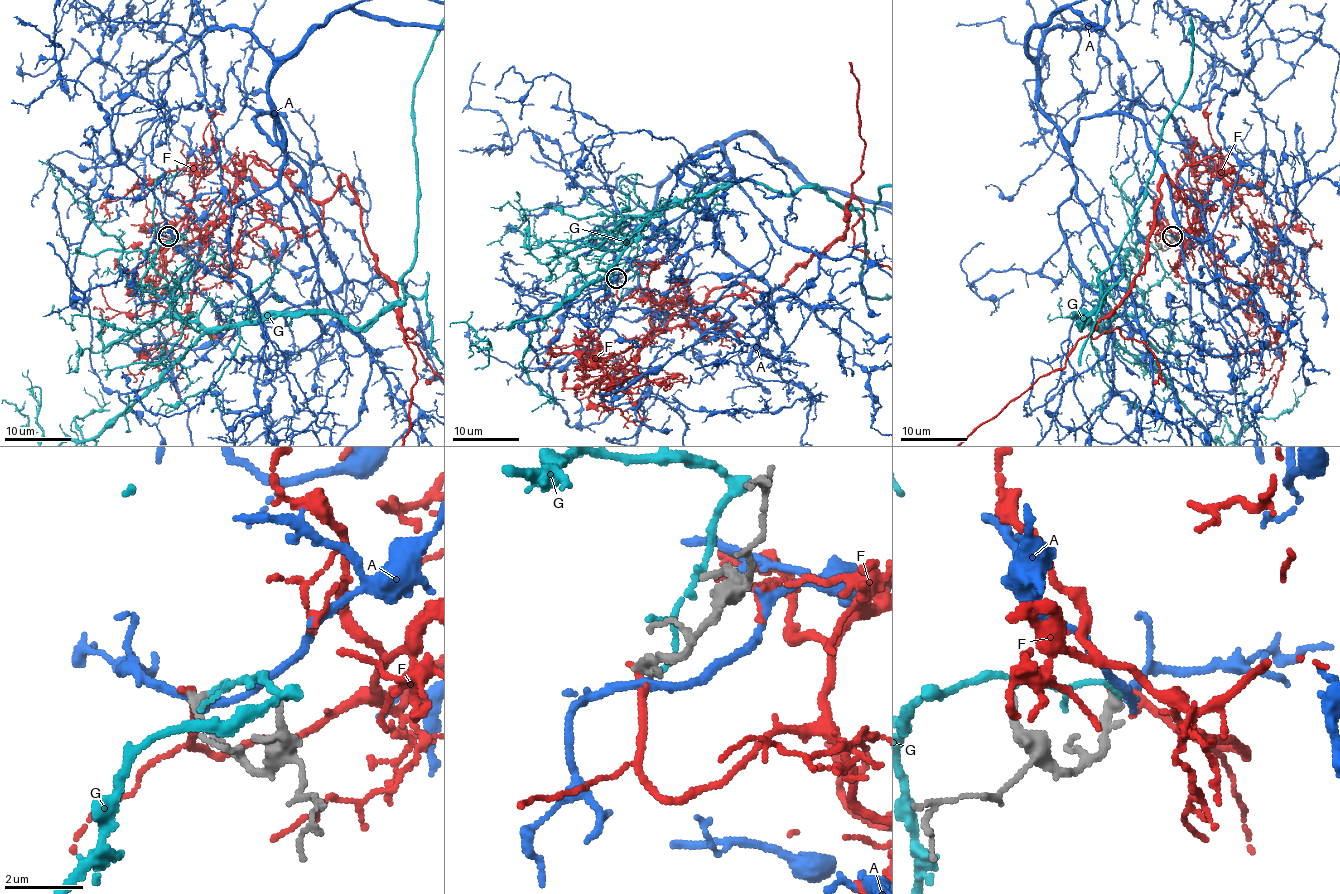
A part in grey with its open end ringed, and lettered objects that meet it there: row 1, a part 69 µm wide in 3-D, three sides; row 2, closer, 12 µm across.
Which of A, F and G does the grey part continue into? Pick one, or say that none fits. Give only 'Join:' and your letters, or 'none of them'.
Join: F

